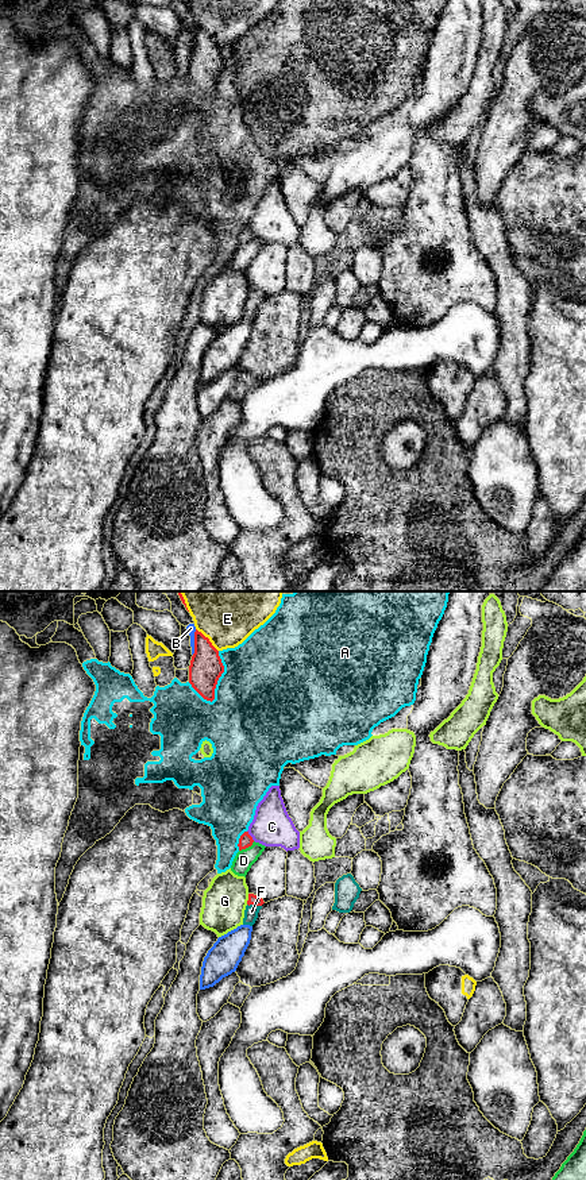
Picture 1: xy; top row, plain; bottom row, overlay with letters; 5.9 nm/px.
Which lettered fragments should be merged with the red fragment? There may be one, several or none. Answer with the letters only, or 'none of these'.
F

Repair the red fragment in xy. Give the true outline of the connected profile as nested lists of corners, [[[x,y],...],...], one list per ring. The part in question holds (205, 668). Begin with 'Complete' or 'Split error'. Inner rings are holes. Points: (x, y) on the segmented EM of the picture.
Complete. [[[196,629],[194,653],[189,666],[189,683],[204,699],[212,702],[217,680],[223,672],[224,666],[219,651],[208,637]]]

